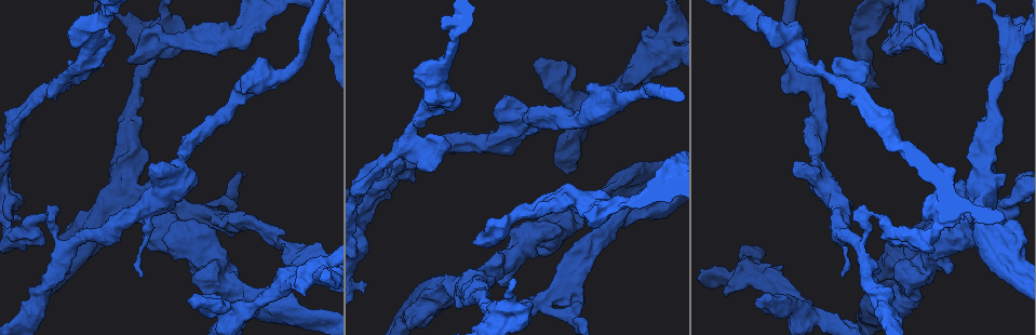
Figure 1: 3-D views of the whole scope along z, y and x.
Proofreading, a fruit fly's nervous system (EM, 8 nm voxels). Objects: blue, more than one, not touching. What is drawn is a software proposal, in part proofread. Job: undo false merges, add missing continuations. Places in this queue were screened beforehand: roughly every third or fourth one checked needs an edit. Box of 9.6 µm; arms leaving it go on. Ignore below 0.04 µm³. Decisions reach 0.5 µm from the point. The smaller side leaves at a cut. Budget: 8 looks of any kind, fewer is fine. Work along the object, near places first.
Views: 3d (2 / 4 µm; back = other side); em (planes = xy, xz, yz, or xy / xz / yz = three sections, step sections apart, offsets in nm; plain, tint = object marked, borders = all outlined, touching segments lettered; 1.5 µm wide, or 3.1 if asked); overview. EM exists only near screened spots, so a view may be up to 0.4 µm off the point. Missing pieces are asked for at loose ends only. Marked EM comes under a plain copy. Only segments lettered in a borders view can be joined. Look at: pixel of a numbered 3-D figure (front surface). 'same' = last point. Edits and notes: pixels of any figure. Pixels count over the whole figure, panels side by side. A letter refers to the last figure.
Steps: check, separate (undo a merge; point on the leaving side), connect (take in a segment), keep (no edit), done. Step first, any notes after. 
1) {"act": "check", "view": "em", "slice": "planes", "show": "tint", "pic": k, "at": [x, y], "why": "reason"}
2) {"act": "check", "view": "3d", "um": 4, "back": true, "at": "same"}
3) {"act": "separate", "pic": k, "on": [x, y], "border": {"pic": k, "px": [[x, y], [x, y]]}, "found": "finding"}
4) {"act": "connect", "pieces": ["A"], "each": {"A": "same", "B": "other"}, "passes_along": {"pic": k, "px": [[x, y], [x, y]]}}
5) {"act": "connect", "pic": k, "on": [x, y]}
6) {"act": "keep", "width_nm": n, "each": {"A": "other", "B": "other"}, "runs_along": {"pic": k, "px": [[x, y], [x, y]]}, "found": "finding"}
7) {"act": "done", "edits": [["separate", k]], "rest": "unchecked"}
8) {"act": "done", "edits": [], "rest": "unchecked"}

{"act": "check", "view": "em", "slice": "planes", "show": "borders", "pic": 1, "at": [202, 211], "why": "two arms in line, one across"}

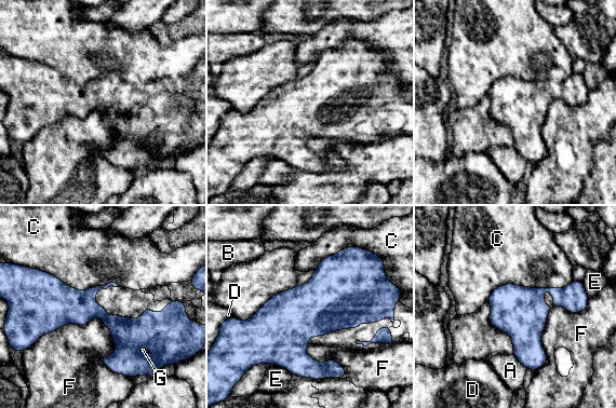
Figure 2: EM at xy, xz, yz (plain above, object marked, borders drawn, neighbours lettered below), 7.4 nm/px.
{"act": "keep", "longest_contact_nm": ["F", 700], "each": {"A": "other", "B": "other", "C": "other", "D": "other", "E": "other", "F": "other", "G": "other"}, "border": {"pic": 2, "px": [[573, 280], [487, 300]]}, "found": "one cell here"}

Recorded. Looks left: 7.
{"act": "check", "view": "em", "slice": "planes", "show": "tint", "pic": 1, "at": [943, 64], "why": "branch stops here"}

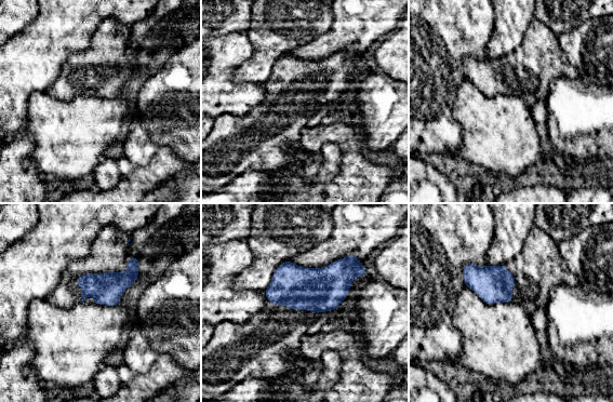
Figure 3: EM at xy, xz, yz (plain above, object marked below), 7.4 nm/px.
{"act": "check", "view": "em", "slice": "planes", "show": "borders", "at": "same", "why": "see the neighbours"}

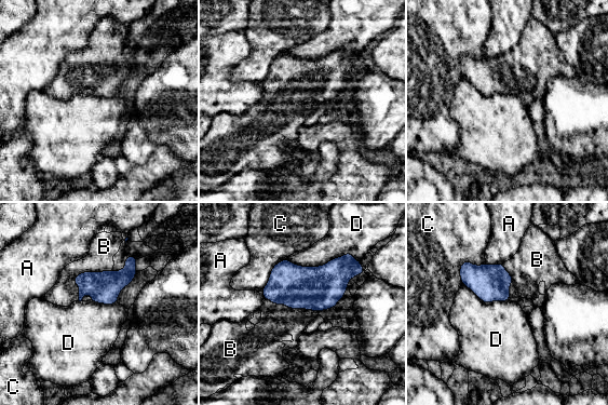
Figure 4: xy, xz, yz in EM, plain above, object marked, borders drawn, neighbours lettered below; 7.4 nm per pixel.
{"act": "connect", "pieces": ["B"], "each": {"A": "other", "B": "same", "C": "other", "D": "other"}, "found": "it goes on there"}

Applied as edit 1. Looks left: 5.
{"act": "check", "view": "overview"}

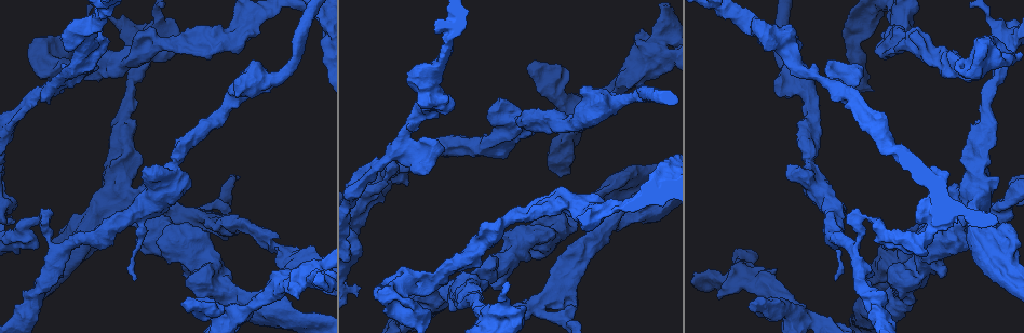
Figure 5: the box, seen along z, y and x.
{"act": "check", "view": "em", "slice": "planes", "show": "borders", "pic": 5, "at": [796, 168], "why": "thick end"}

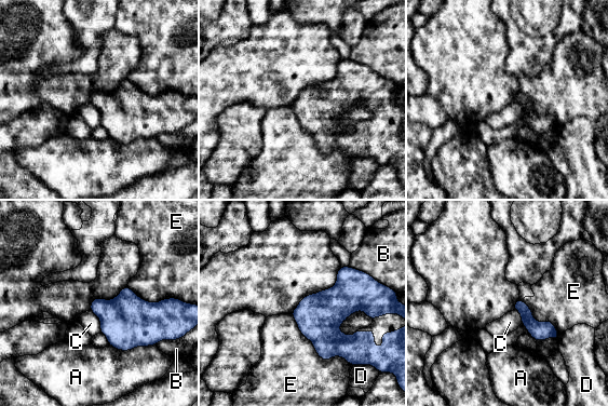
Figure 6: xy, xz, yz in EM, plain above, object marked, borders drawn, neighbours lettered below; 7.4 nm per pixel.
{"act": "keep", "longest_contact_nm": ["E", 550], "each": {"A": "other", "B": "other", "C": "other", "D": "other", "E": "other"}, "found": "no lettered segment goes on from it"}

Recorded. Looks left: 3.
{"act": "done", "edits": [["connect", 4]], "rest": "unchecked"}

